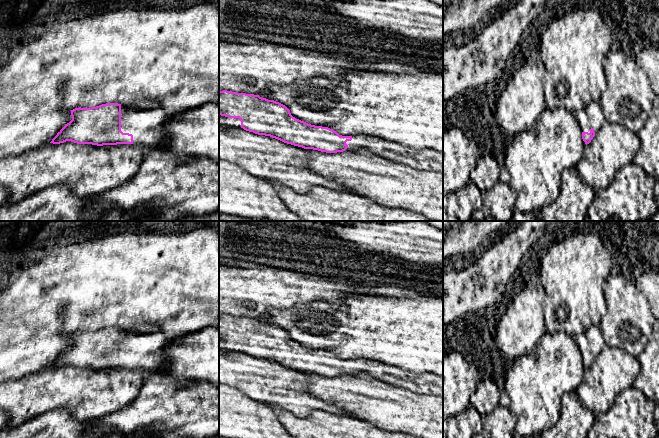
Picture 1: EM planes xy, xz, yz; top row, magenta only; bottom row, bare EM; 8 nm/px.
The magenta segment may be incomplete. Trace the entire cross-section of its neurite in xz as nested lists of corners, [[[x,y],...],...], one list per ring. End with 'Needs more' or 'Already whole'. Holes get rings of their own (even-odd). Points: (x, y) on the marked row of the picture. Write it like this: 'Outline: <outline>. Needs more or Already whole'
Outline: [[[219,91],[219,115],[239,118],[246,131],[304,149],[337,153],[363,148],[392,162],[443,174],[442,152],[420,151],[365,135],[342,136],[328,127],[296,119],[285,105],[259,95]]]. Needs more

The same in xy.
Outline: [[[107,103],[107,104],[102,104],[96,107],[91,107],[91,108],[75,108],[71,110],[71,116],[72,120],[65,124],[65,126],[57,133],[57,135],[52,139],[50,143],[53,144],[60,144],[64,143],[66,141],[71,141],[77,144],[92,144],[92,145],[97,145],[97,146],[103,146],[103,145],[117,145],[117,144],[140,144],[142,145],[146,150],[147,149],[158,149],[160,148],[163,143],[165,142],[165,130],[164,130],[164,125],[165,123],[171,119],[172,116],[180,113],[182,111],[176,111],[176,112],[165,112],[165,111],[157,111],[153,109],[143,109],[143,108],[137,108],[133,106],[124,106],[118,103]]]. Needs more

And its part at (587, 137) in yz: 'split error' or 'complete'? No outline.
split error

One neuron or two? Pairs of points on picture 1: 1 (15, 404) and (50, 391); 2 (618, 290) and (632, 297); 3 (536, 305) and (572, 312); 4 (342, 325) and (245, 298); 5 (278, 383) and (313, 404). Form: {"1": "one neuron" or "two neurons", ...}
{"1": "one neuron", "2": "one neuron", "3": "two neurons", "4": "two neurons", "5": "one neuron"}

